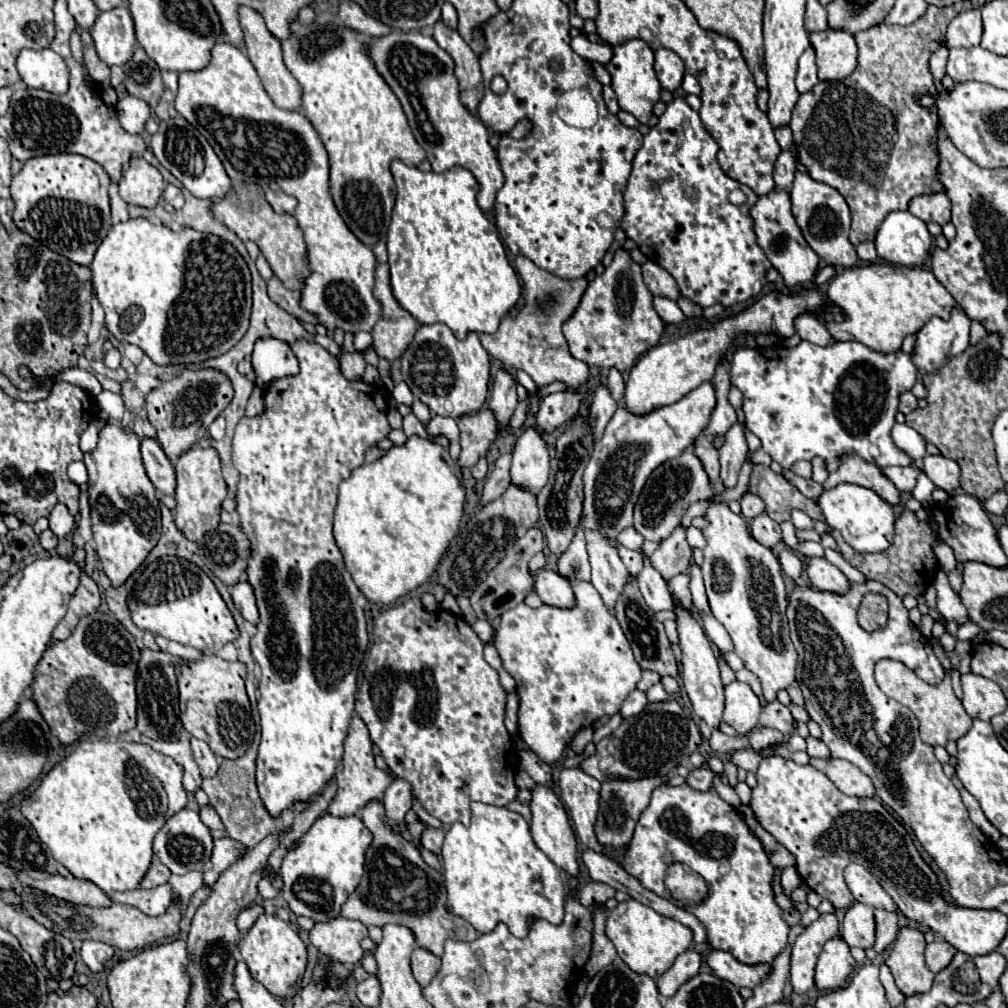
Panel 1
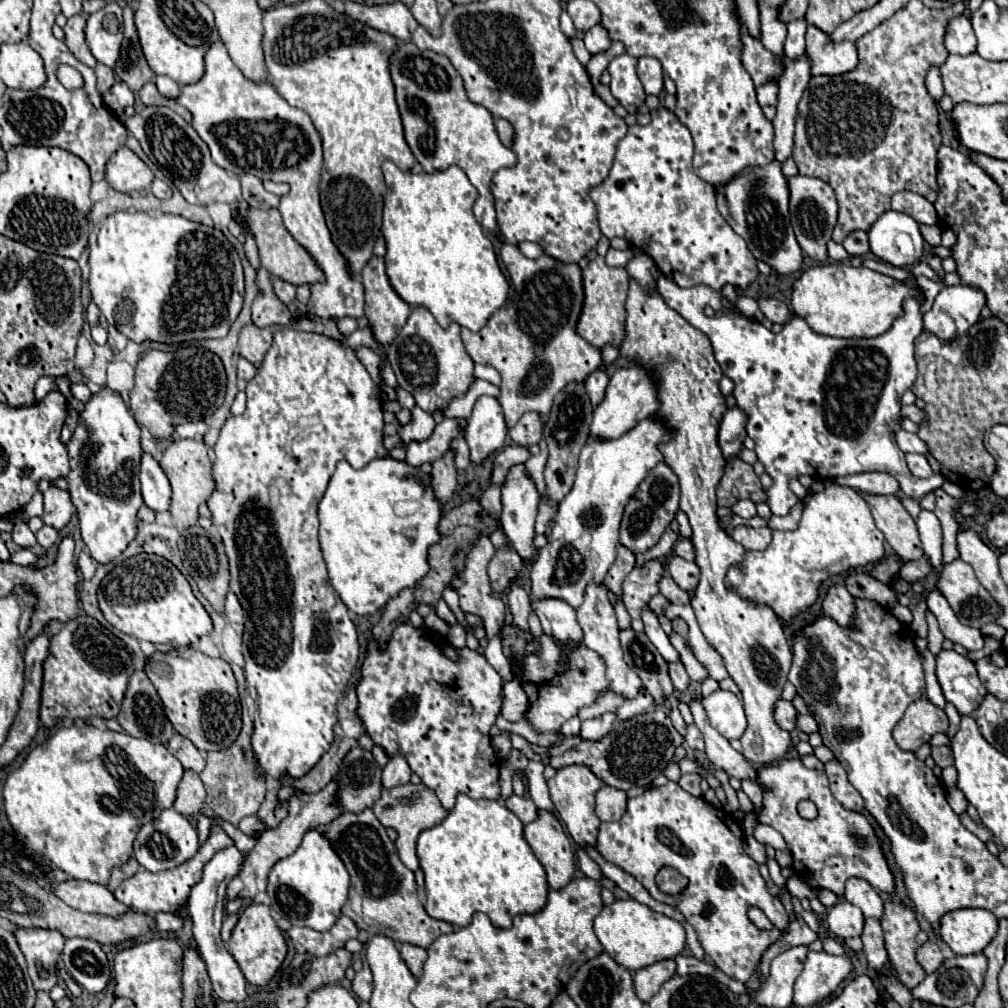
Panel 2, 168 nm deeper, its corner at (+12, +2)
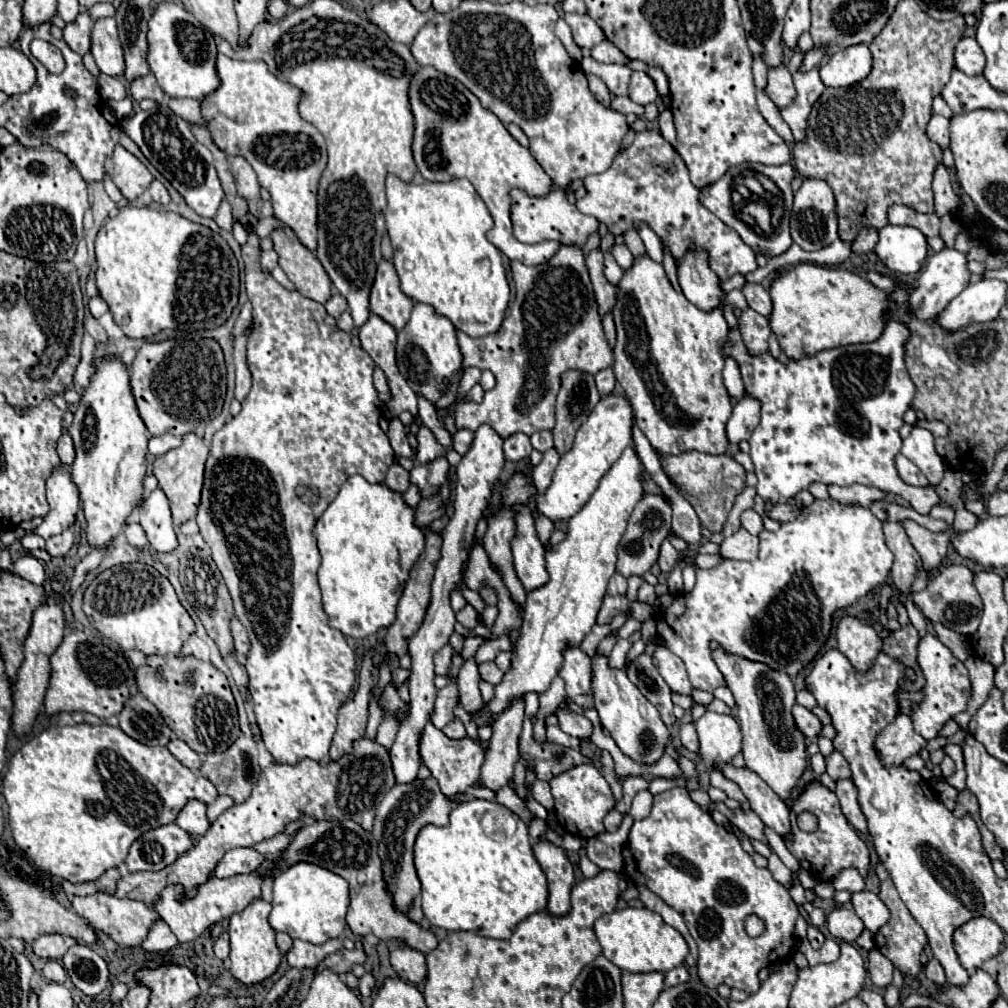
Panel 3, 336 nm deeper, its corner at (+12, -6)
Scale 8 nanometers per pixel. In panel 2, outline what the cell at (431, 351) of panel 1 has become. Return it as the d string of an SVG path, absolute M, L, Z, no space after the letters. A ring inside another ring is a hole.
M413 307L405 327L387 347L387 361L395 371L399 387L411 393L415 403L427 413L441 411L451 399L463 397L475 381L473 361L461 341L461 327L457 323L451 323L449 329L439 327L433 315L423 307Z

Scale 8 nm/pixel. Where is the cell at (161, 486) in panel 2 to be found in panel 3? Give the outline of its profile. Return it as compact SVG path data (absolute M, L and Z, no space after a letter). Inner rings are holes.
M155 489L139 507L139 523L147 535L151 549L157 553L171 553L177 549L177 535L171 523L169 501L161 489Z

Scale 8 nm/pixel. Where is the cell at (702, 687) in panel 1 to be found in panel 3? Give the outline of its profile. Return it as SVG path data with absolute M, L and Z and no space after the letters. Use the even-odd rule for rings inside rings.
M729 763L721 765L719 769L723 771L723 775L727 779L735 781L741 787L747 801L751 803L751 809L761 817L765 827L773 829L783 839L787 839L791 835L789 809L785 809L787 805L781 803L781 799L777 799L777 795L773 795L773 789L767 783L761 783L761 779L757 779L757 775L753 775L753 771L737 769Z

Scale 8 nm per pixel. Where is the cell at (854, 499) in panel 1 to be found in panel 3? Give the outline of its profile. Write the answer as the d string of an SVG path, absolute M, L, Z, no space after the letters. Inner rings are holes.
M833 499L815 501L803 507L795 521L783 523L779 531L761 531L757 559L725 559L719 567L695 569L697 583L691 593L683 593L683 605L677 605L675 599L673 605L657 613L657 635L663 645L685 663L691 685L701 691L715 691L727 685L711 657L711 641L729 655L765 663L775 671L795 677L813 663L819 649L827 643L835 611L855 605L871 589L883 585L891 565L893 553L885 543L883 523L869 507L841 505Z

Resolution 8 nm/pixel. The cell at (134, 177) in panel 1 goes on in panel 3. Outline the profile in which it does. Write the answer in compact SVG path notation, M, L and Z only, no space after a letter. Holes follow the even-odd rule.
M121 145L115 147L109 167L111 167L109 173L113 177L113 183L129 201L135 201L137 197L141 197L153 181L153 175L149 173L149 169Z

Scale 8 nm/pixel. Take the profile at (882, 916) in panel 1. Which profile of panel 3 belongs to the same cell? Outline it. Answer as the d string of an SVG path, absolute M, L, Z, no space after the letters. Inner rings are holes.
M871 949L869 953L869 977L875 987L887 987L893 977L893 963L877 949Z

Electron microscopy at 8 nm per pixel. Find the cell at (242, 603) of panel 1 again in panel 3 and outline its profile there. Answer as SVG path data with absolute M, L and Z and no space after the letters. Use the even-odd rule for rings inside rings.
M237 617L231 619L231 633L233 633L233 639L235 639L235 651L243 657L247 657L249 653L249 637L247 637L247 631L245 627L241 625L241 621Z

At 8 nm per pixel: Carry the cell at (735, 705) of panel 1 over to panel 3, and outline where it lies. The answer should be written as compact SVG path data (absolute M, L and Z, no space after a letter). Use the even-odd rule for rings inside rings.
M707 711L695 723L699 735L699 755L705 765L719 767L731 763L741 751L741 729L731 715L719 715Z

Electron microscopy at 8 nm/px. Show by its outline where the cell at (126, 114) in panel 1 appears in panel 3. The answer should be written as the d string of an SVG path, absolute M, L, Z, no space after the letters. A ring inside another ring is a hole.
M99 73L99 91L101 91L101 97L107 101L121 101L127 95L125 87L119 79L103 75L103 73Z

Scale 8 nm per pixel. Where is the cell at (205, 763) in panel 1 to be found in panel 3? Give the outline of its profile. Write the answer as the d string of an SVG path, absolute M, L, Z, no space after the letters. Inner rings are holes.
M173 737L173 739L167 743L167 749L169 749L185 767L189 767L191 771L199 771L199 767L201 767L203 761L201 761L201 757L199 757L185 741Z

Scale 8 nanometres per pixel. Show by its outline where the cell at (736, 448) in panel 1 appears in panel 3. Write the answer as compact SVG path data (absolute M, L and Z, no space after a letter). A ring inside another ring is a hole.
M745 395L737 401L737 405L733 407L733 415L727 423L727 437L731 443L739 443L739 441L747 441L753 433L753 429L759 423L759 415L761 415L761 403L759 399Z

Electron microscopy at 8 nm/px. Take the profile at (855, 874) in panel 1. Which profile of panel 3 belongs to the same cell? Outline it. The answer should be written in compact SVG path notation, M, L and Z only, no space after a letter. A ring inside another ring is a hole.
M859 891L853 893L853 909L859 915L859 919L865 923L865 927L875 933L881 925L885 925L889 921L889 909L885 907L885 903L871 891Z

